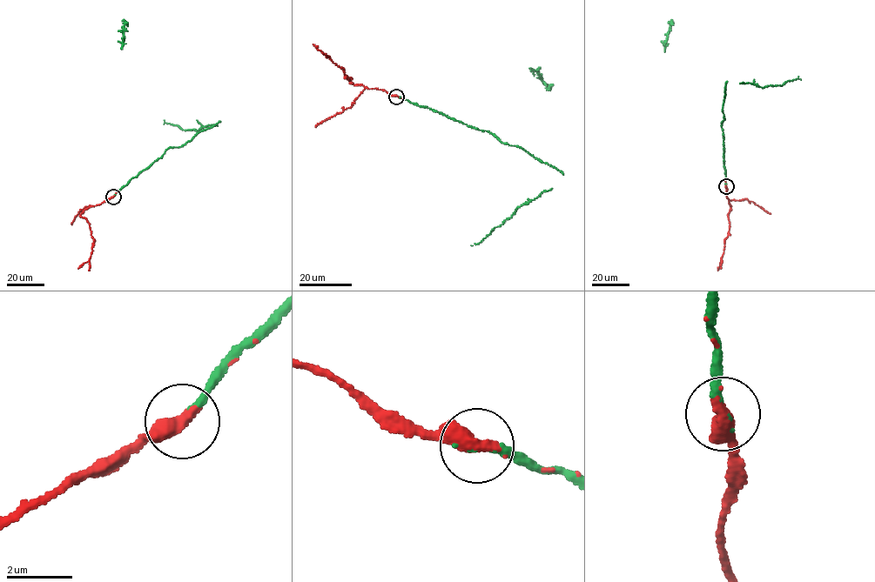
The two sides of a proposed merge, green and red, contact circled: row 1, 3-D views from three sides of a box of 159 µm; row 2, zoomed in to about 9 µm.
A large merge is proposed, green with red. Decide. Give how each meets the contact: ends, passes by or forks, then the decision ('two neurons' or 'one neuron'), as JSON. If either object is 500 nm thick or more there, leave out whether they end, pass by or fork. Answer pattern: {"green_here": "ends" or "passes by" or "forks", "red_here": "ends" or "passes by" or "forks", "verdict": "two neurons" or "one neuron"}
{"verdict": "one neuron"}

